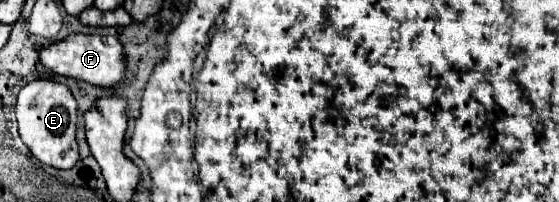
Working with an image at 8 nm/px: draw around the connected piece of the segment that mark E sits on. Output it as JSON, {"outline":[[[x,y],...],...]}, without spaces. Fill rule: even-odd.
{"outline":[[[36,80],[26,84],[18,94],[16,104],[16,118],[18,118],[18,132],[28,150],[46,166],[58,170],[70,170],[78,162],[78,144],[76,144],[76,116],[78,106],[68,90],[68,86],[52,80]]]}

